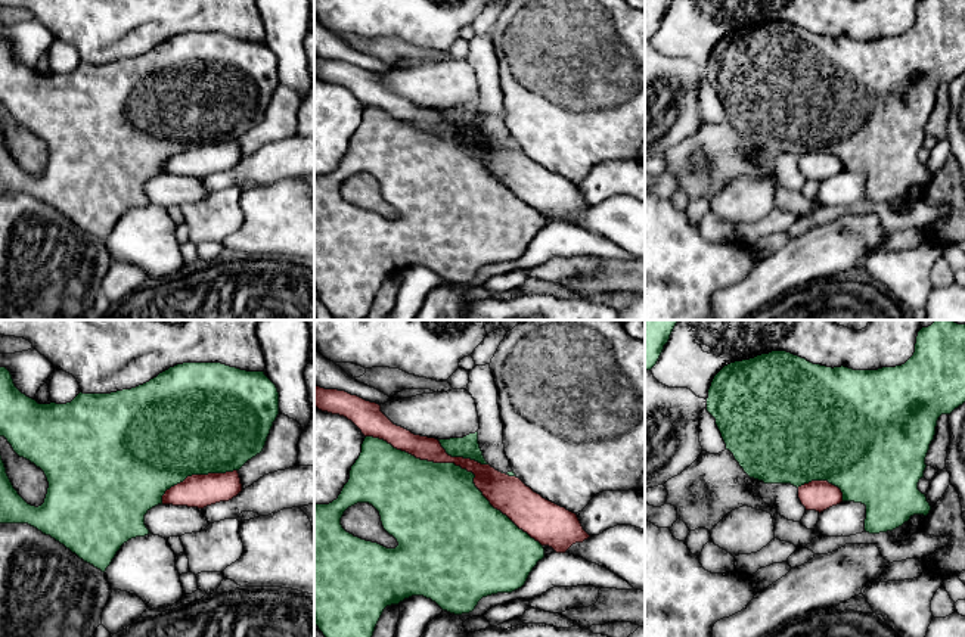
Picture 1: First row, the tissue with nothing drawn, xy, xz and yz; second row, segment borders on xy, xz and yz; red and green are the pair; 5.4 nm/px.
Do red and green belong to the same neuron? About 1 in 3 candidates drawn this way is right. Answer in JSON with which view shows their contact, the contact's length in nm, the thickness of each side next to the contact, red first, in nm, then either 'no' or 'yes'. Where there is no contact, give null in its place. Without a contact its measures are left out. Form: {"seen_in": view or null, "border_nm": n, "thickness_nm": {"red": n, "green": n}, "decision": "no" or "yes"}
{"seen_in": "xz", "border_nm": 1150, "thickness_nm": {"red": 180, "green": 460}, "decision": "yes"}

